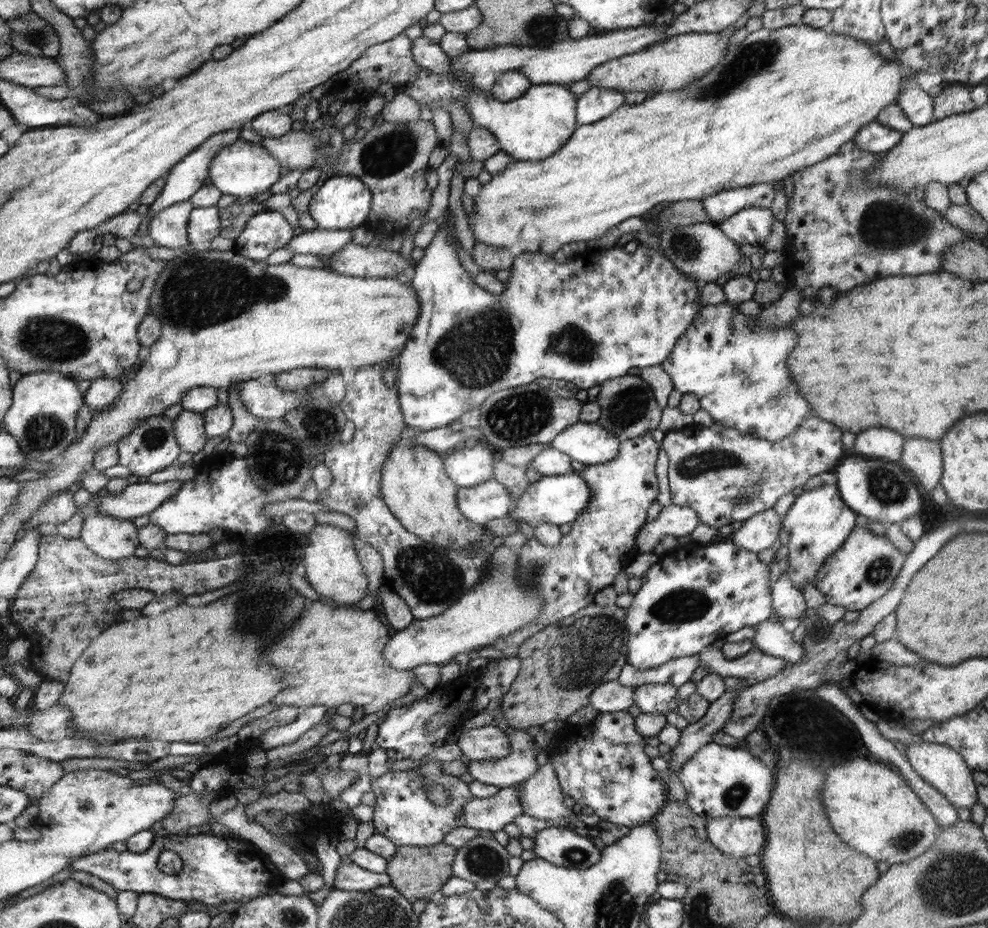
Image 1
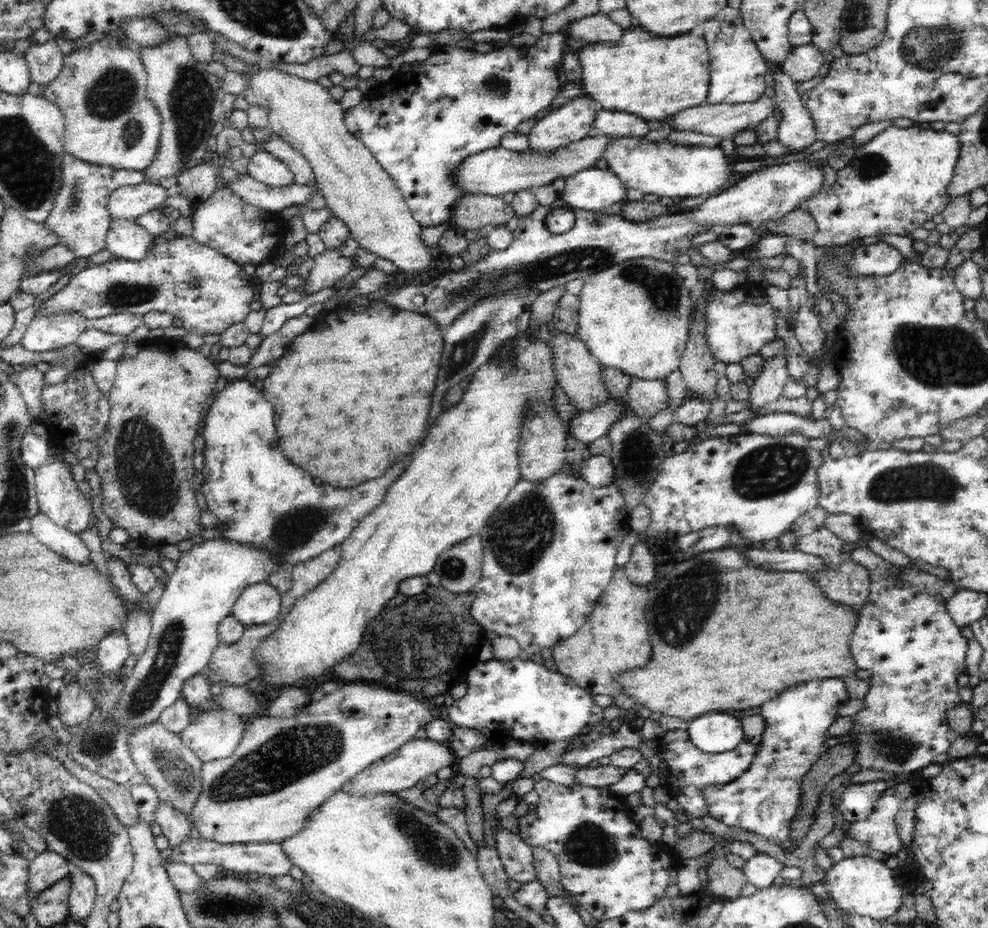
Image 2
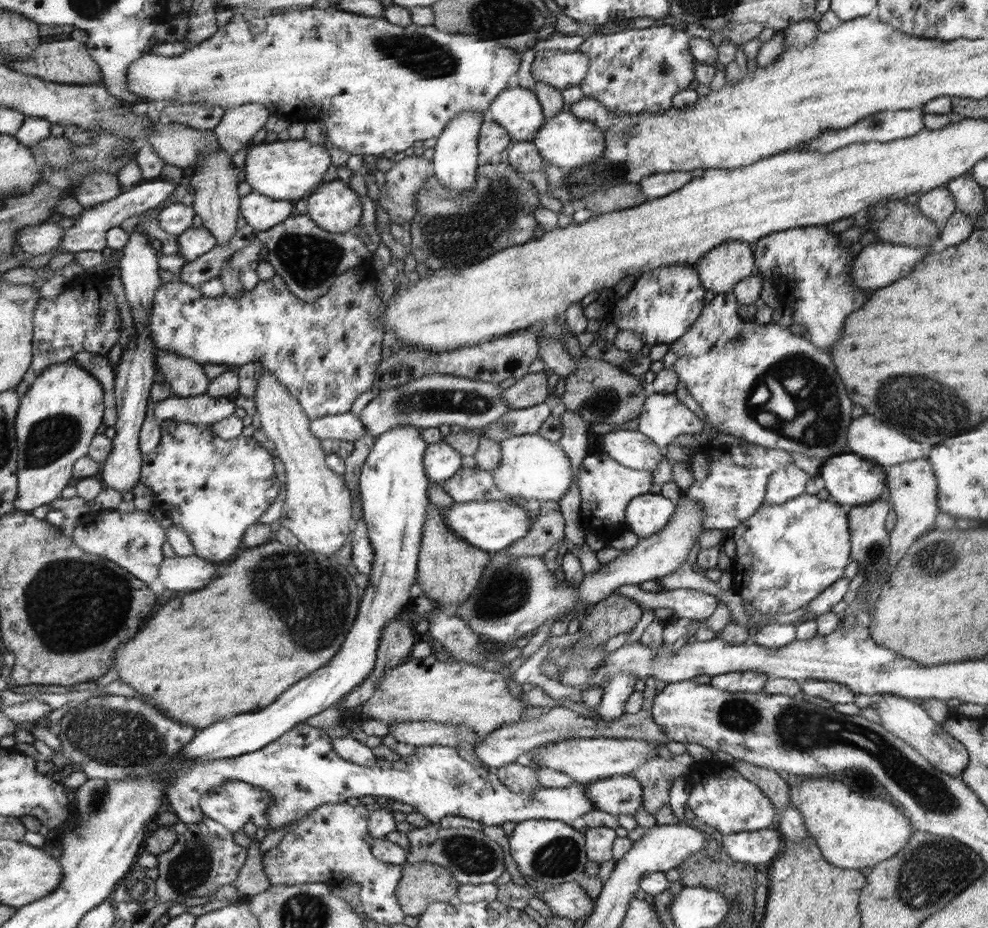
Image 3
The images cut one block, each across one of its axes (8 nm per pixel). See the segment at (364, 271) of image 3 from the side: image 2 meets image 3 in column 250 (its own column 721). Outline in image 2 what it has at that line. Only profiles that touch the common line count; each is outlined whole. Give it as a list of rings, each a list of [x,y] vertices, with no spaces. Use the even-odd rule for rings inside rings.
[[[747,278],[730,291],[716,289],[706,311],[706,334],[709,349],[716,361],[740,363],[747,356],[758,355],[763,346],[778,338],[776,334],[776,312],[768,301],[766,286]]]

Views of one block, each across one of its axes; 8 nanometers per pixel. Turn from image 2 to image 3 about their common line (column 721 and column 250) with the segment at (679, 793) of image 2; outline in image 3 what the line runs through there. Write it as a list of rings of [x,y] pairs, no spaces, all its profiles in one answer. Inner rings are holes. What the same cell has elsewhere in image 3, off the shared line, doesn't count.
[[[299,723],[292,731],[280,736],[268,746],[259,751],[236,758],[218,758],[218,760],[202,760],[202,762],[188,762],[190,766],[182,766],[169,777],[169,786],[166,792],[166,808],[175,813],[175,816],[184,824],[200,822],[204,816],[200,800],[206,792],[210,792],[220,784],[228,780],[242,780],[247,784],[260,788],[273,797],[274,804],[269,808],[269,820],[271,830],[278,830],[286,824],[291,824],[304,818],[310,811],[324,804],[345,803],[349,798],[361,798],[373,796],[380,800],[387,800],[410,804],[416,812],[420,812],[429,823],[436,824],[446,816],[462,816],[481,822],[485,826],[502,826],[506,822],[521,823],[525,820],[561,820],[566,824],[572,824],[580,817],[589,814],[597,808],[594,802],[588,798],[585,792],[585,784],[574,782],[567,788],[547,788],[526,793],[516,793],[507,788],[497,774],[490,773],[488,768],[474,766],[458,754],[458,749],[446,745],[434,745],[416,747],[416,753],[410,756],[402,756],[400,759],[378,759],[378,763],[372,767],[354,764],[344,758],[340,758],[330,744],[331,737],[322,729],[316,729],[305,723]]]

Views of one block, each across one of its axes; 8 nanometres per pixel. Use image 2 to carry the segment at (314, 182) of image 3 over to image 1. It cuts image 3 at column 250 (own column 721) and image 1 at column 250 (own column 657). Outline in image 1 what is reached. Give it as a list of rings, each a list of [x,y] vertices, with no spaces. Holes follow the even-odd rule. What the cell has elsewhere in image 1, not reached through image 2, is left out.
[[[238,139],[216,153],[216,157],[210,161],[207,177],[224,195],[252,197],[266,192],[272,184],[278,182],[280,166],[277,157],[274,157],[262,144]]]

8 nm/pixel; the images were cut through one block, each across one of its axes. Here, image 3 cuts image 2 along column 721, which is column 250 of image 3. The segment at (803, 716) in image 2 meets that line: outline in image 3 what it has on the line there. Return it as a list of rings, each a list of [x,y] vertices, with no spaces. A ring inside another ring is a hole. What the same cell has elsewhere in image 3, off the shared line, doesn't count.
[[[228,780],[210,792],[206,792],[200,800],[204,816],[208,816],[208,818],[220,822],[222,826],[225,826],[232,832],[242,831],[244,825],[248,823],[252,823],[256,827],[262,827],[269,832],[269,808],[273,806],[273,804],[274,799],[269,796],[269,793],[262,791],[260,788],[255,788],[246,782],[242,782],[242,780]]]

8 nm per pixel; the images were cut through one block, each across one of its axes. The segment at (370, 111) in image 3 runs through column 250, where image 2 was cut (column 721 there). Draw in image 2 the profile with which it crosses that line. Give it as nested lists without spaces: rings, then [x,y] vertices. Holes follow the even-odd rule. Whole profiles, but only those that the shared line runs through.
[[[725,6],[712,20],[702,23],[703,37],[706,39],[708,54],[710,56],[710,84],[706,103],[714,104],[738,104],[742,102],[756,102],[764,96],[766,82],[764,76],[768,74],[768,62],[762,56],[757,44],[751,39],[749,30],[743,23],[740,9]]]

